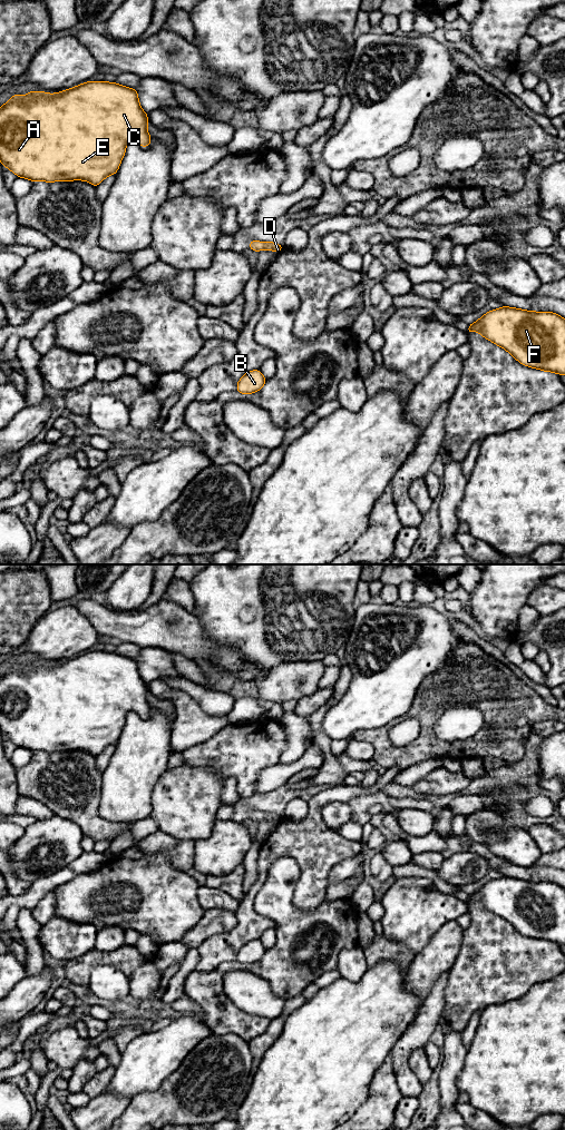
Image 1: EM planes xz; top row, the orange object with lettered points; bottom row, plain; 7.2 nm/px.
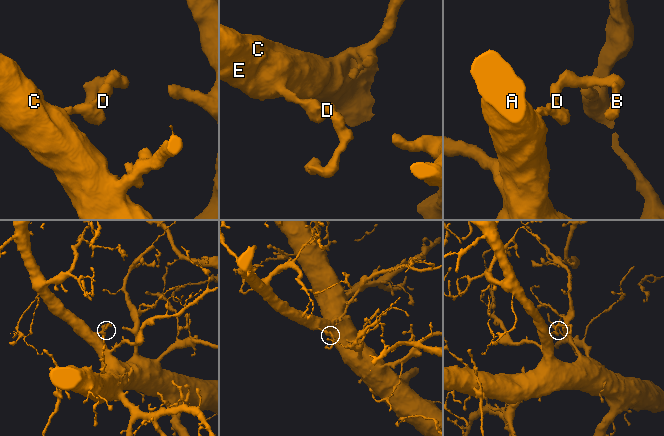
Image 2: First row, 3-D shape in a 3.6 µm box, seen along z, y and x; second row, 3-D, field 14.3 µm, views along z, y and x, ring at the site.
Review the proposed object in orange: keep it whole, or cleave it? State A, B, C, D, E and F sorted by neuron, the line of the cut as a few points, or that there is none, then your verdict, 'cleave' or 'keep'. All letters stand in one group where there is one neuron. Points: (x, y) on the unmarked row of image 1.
A B C D E F | no cut | keep

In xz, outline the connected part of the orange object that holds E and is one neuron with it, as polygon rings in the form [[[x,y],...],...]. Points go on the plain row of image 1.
[[[87,651],[71,659],[57,664],[47,664],[43,661],[30,661],[23,667],[12,665],[10,670],[0,677],[0,733],[17,745],[31,751],[70,751],[85,750],[97,757],[107,746],[116,745],[125,720],[129,711],[134,711],[142,717],[150,715],[152,707],[147,701],[147,684],[142,679],[136,659],[120,656],[117,652],[107,651]]]

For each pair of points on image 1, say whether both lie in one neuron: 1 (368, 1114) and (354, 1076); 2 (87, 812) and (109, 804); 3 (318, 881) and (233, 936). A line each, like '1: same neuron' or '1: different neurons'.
1: different neurons
2: different neurons
3: same neuron

